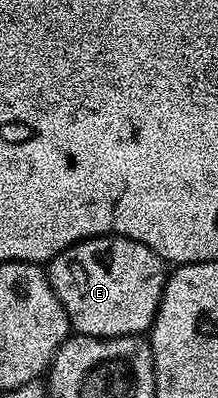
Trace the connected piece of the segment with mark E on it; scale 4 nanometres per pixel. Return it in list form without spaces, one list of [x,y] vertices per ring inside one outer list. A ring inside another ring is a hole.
[[[102,236],[85,238],[59,252],[59,256],[47,263],[47,273],[51,288],[55,296],[59,296],[59,304],[63,304],[69,317],[69,325],[76,333],[96,338],[118,338],[128,334],[141,336],[152,327],[163,296],[167,263],[151,248],[135,240]]]

